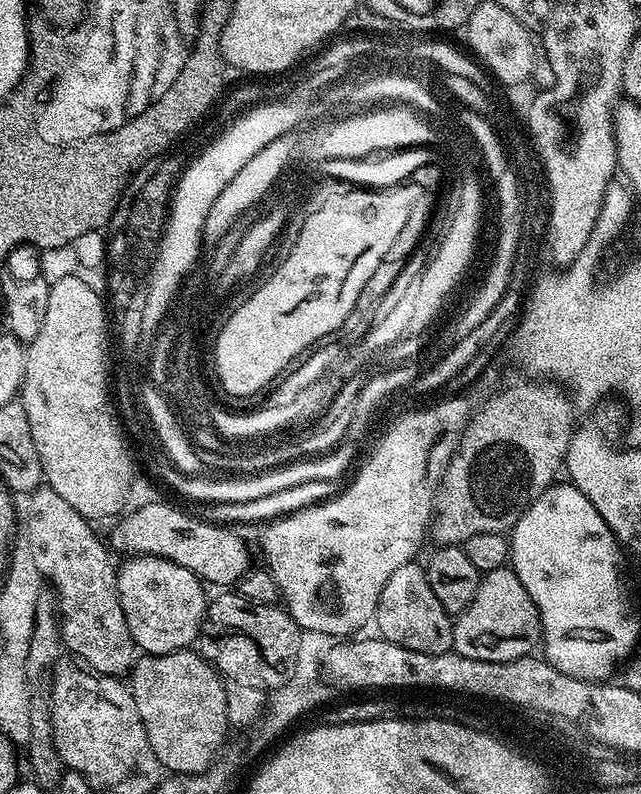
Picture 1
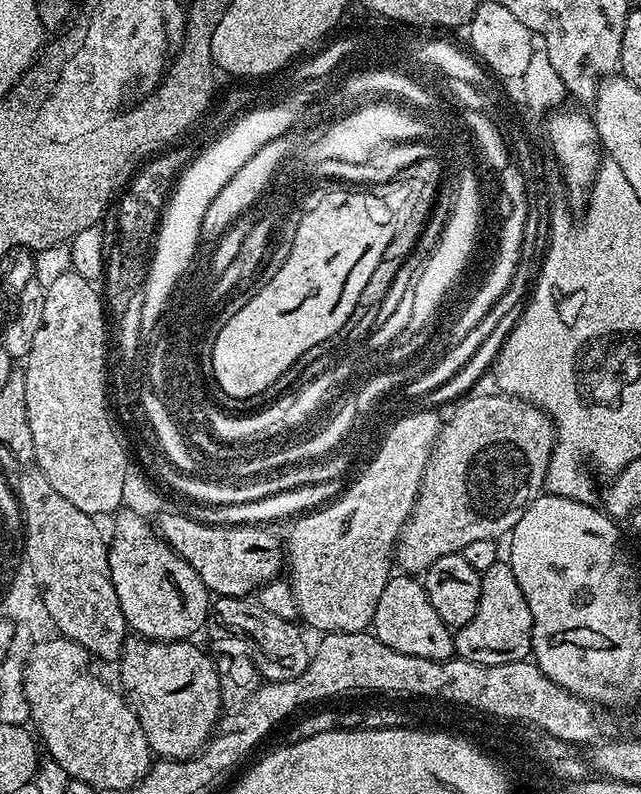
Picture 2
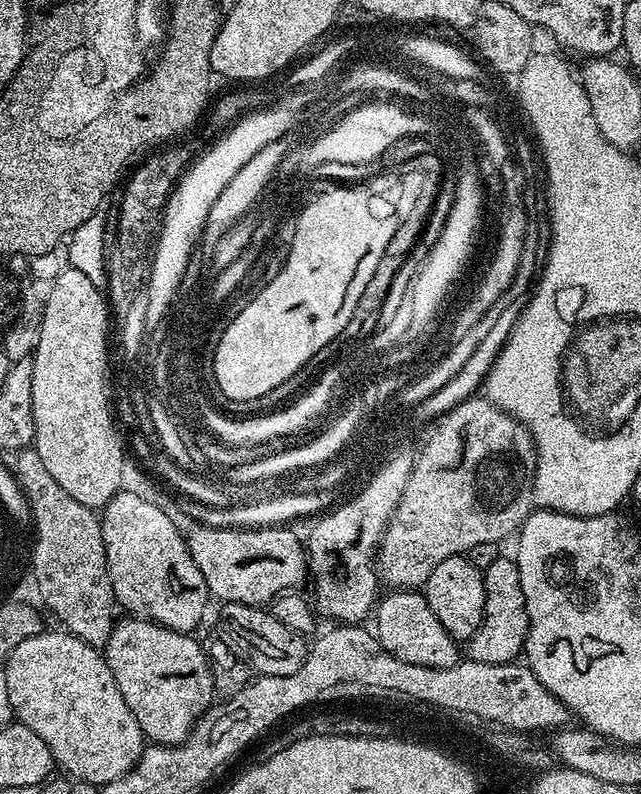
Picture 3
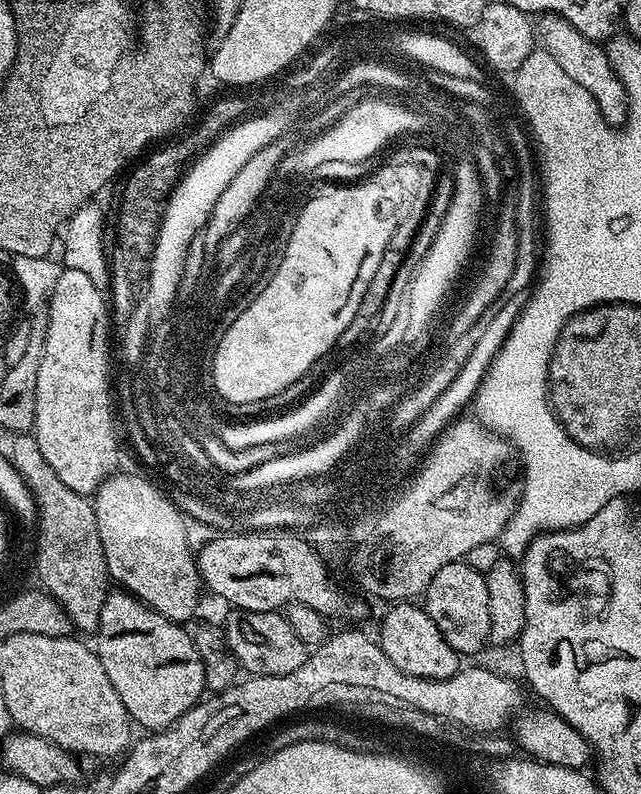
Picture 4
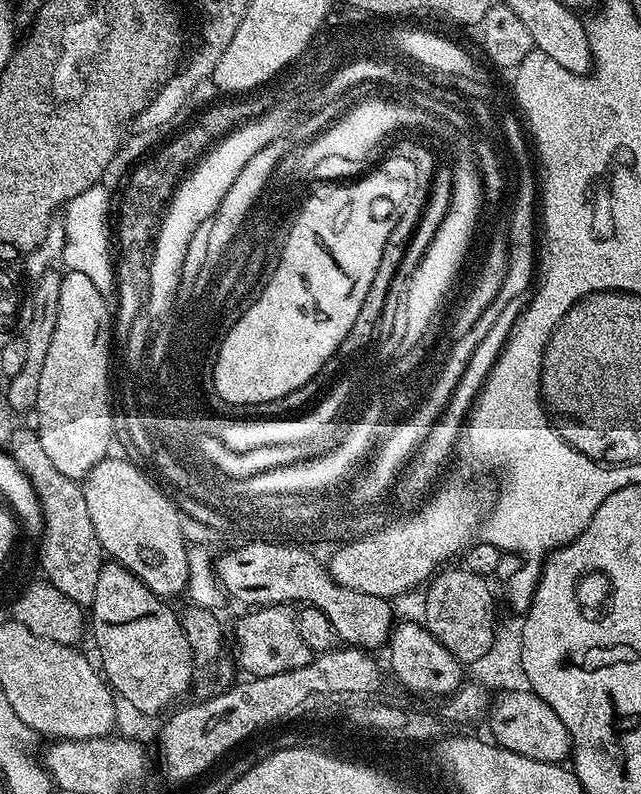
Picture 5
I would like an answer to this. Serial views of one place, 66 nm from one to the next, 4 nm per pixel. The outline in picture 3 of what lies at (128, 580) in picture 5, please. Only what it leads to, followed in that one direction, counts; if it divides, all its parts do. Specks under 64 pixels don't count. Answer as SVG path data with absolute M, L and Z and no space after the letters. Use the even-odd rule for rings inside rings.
M134 615L125 619L117 619L113 623L110 638L102 646L102 655L110 666L110 674L114 674L114 682L118 682L118 690L122 690L122 698L126 698L130 714L138 718L138 726L145 737L152 744L180 744L214 703L212 667L205 649L195 640L195 635L176 632Z

